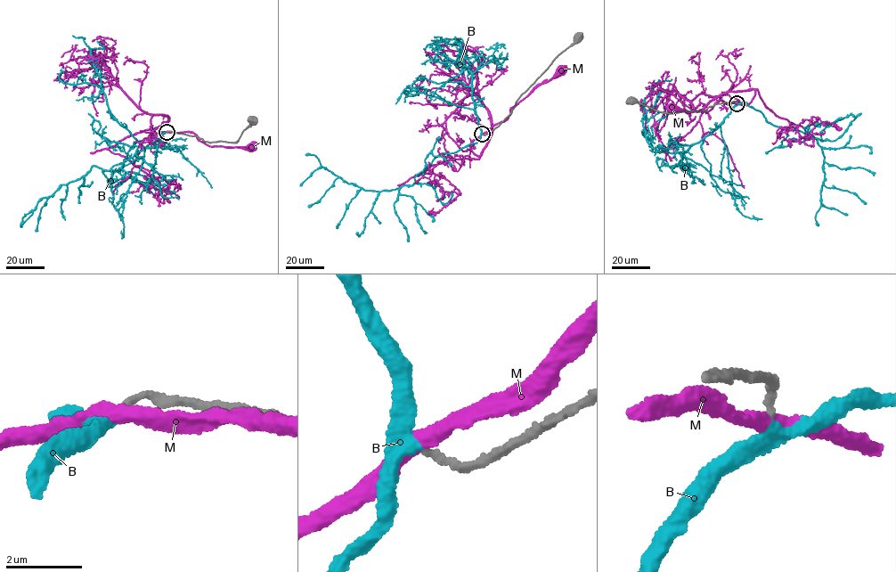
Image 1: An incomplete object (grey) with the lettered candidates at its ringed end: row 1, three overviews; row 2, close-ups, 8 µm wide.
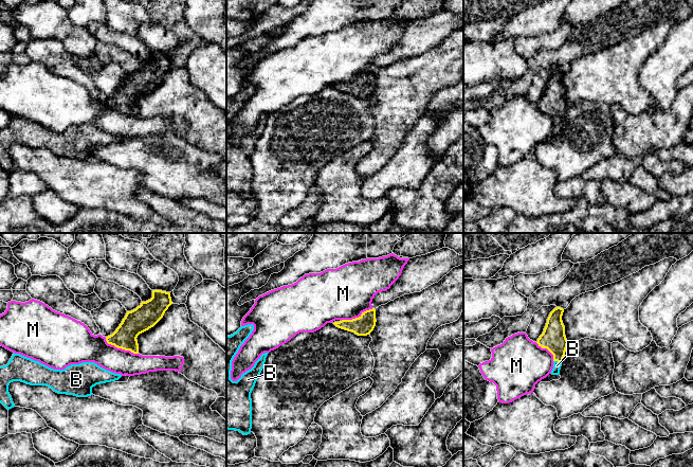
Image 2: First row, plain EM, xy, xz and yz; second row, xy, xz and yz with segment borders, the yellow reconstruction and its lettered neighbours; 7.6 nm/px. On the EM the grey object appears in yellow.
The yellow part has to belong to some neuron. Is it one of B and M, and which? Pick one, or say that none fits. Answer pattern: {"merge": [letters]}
{"merge": ["B"]}

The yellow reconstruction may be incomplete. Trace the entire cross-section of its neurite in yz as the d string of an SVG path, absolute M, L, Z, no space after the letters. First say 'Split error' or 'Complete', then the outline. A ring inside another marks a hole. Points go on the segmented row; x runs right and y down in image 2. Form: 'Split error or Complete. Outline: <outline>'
Split error. Outline: M557 307L550 312L544 331L536 342L539 346L547 348L553 355L553 369L550 373L552 375L560 375L568 344L565 326L562 321L563 312L564 309L561 307Z

